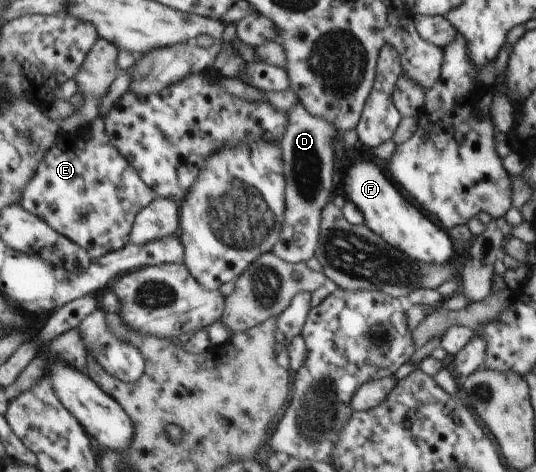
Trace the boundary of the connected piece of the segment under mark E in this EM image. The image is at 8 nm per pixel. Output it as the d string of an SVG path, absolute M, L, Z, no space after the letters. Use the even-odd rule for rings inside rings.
M98 116L95 118L86 131L90 135L89 140L85 139L78 133L74 135L68 133L63 139L61 139L59 135L57 145L55 144L49 151L47 151L46 156L38 163L36 174L29 180L25 191L22 193L20 204L27 211L33 213L33 215L39 216L39 219L46 220L55 231L63 231L61 234L71 237L71 240L74 240L75 243L86 248L93 259L99 259L111 252L122 250L123 247L129 244L134 223L137 221L137 215L141 213L142 209L146 205L149 205L149 203L151 203L158 195L142 180L142 176L138 174L138 171L135 171L135 168L131 167L131 164L125 159L125 157L123 157L123 154L110 142L110 137L106 132L103 117Z

